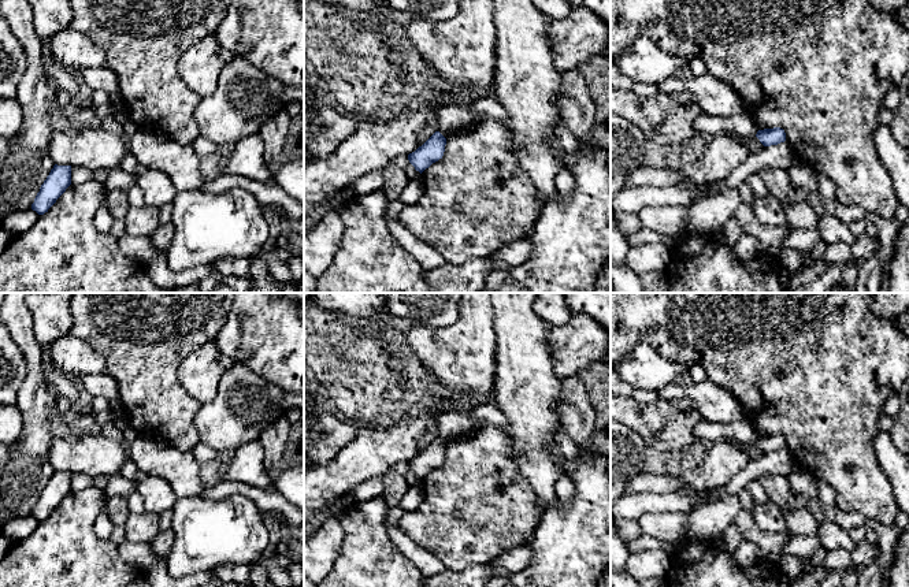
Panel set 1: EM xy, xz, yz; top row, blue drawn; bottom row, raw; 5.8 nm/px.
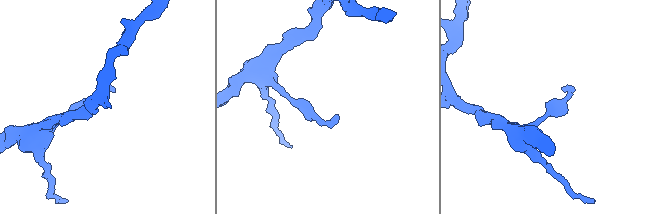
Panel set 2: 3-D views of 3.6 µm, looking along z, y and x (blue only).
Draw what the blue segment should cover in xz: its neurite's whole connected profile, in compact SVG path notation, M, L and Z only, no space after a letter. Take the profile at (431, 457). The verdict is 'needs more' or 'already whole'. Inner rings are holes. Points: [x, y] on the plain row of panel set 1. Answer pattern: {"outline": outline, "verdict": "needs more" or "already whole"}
{"outline": "M435 438L422 453L408 461L408 467L422 480L433 469L442 465L445 452L446 445L439 438Z", "verdict": "already whole"}

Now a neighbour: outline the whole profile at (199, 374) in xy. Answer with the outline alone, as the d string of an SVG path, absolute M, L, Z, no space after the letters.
M208 342L186 356L178 368L181 386L200 404L214 400L225 372L215 342Z

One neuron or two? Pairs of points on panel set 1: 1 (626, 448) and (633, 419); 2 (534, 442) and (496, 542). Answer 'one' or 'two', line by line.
1: two
2: two

